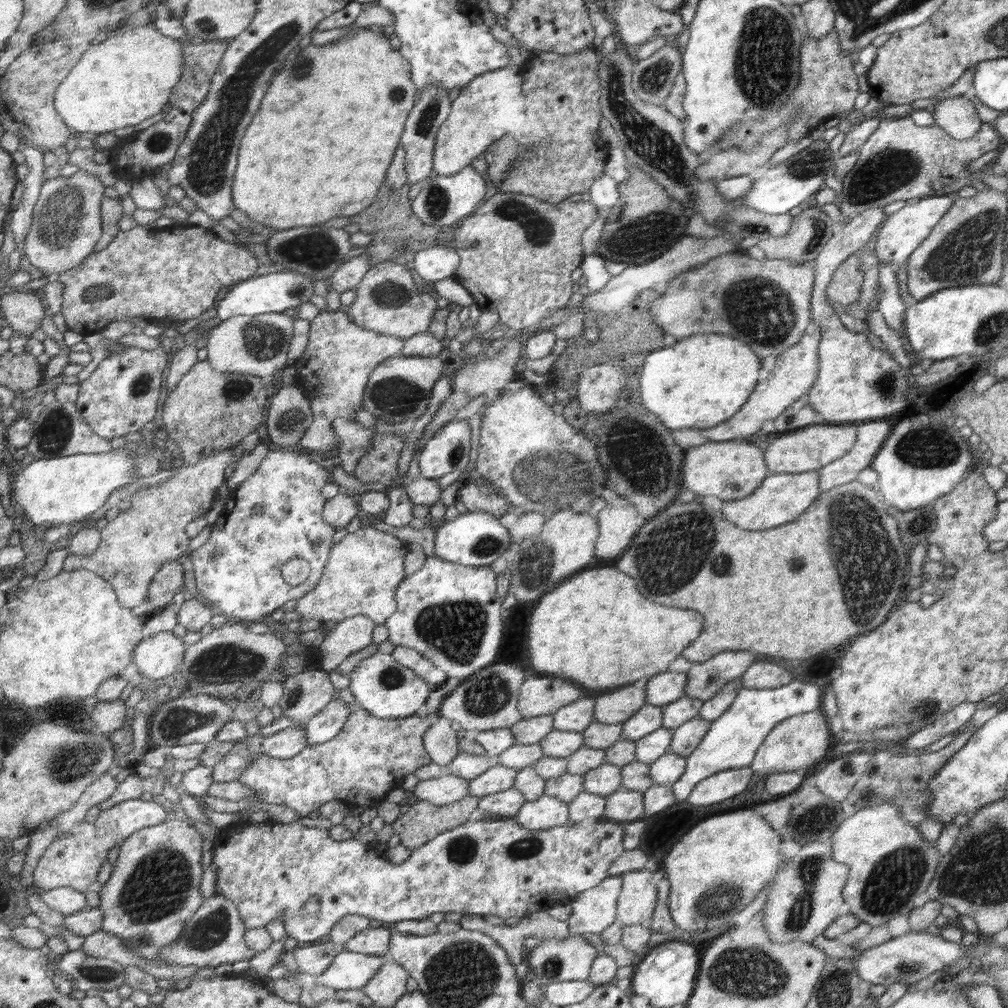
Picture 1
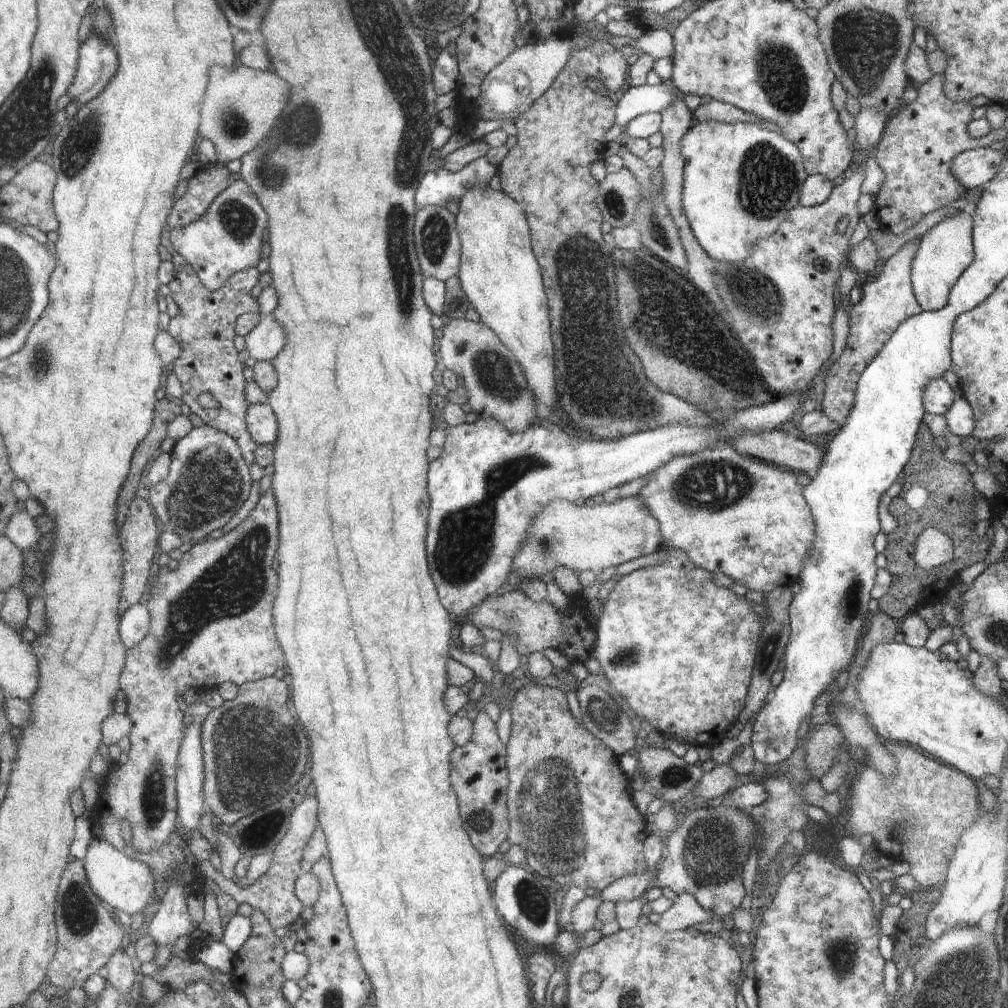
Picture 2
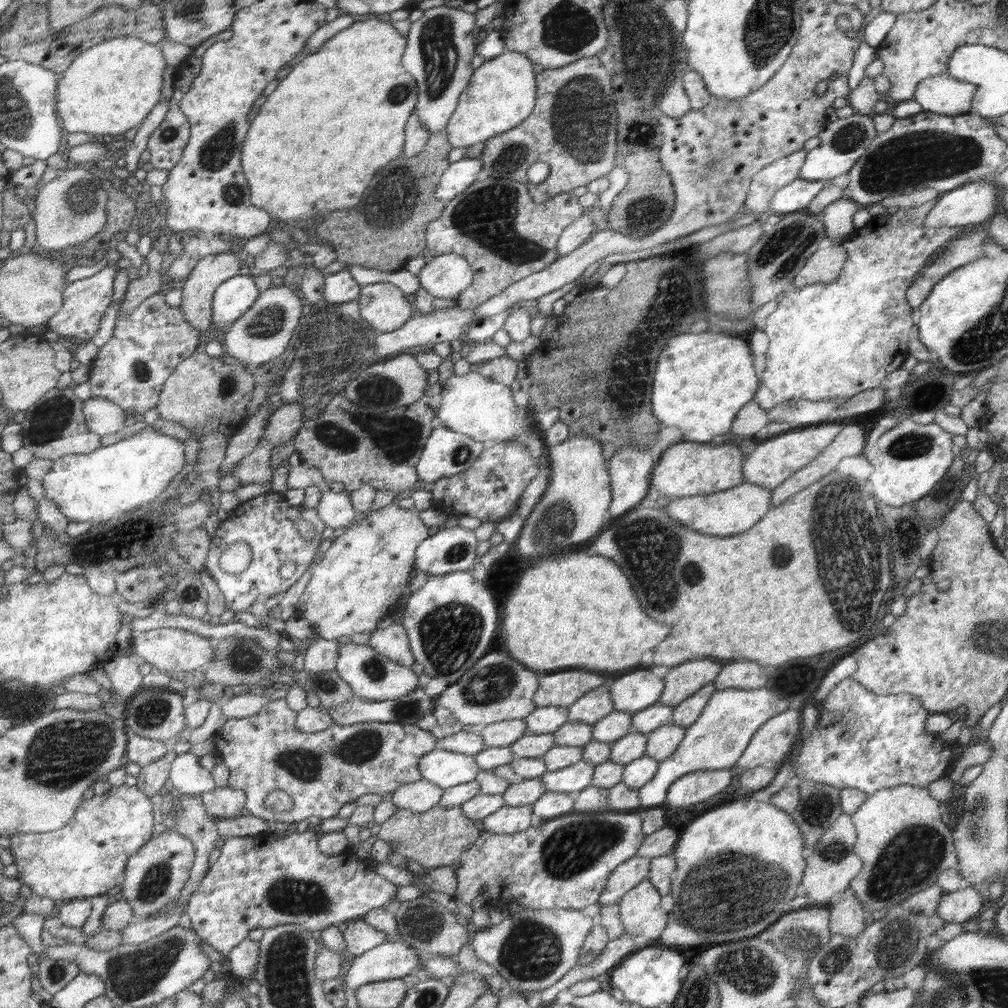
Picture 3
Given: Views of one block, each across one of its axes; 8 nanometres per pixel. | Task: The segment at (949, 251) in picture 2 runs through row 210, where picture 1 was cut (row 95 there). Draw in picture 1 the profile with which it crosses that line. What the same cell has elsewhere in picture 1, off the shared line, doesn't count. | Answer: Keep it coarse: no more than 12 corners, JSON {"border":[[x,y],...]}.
{"border":[[970,94],[931,109],[933,124],[956,140],[978,136],[983,123]]}

